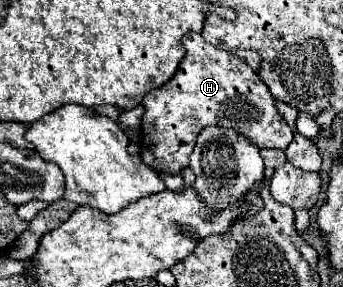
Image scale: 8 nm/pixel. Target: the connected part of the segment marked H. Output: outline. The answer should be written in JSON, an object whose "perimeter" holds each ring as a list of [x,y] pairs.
{"perimeter":[[[196,32],[184,34],[182,44],[186,46],[186,56],[178,72],[164,86],[150,90],[142,98],[142,164],[156,174],[180,174],[190,164],[190,152],[198,132],[208,126],[234,128],[258,148],[284,150],[290,144],[294,138],[290,126],[278,114],[268,88],[242,58],[212,46]]]}

